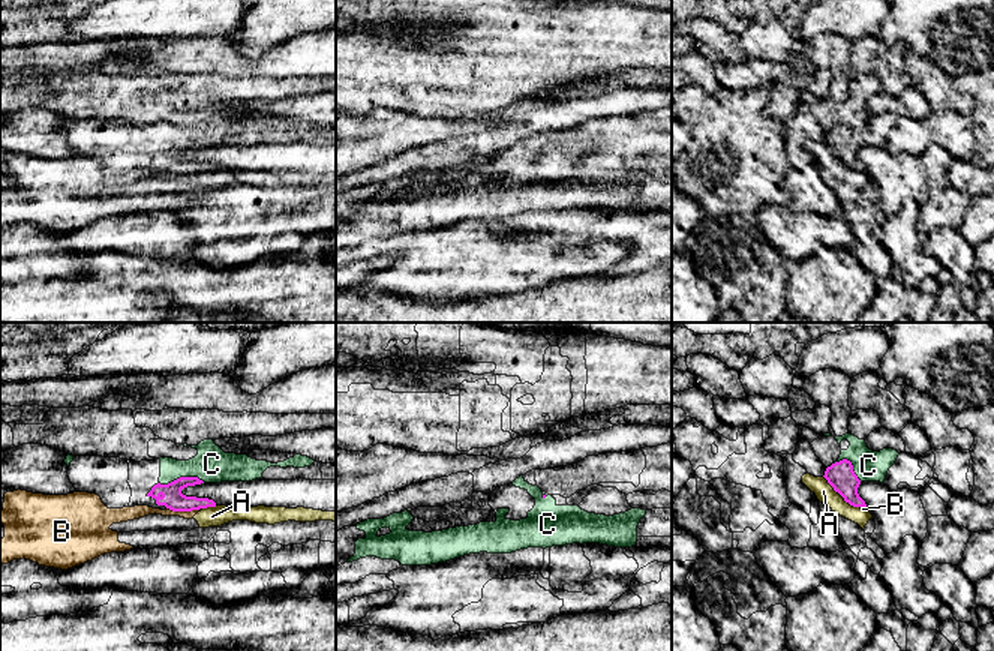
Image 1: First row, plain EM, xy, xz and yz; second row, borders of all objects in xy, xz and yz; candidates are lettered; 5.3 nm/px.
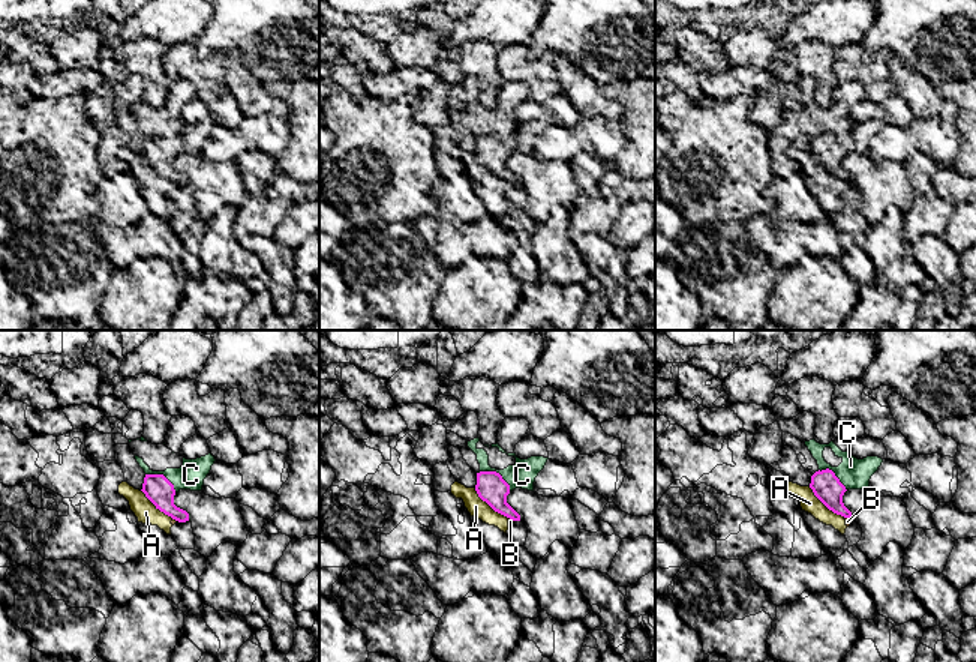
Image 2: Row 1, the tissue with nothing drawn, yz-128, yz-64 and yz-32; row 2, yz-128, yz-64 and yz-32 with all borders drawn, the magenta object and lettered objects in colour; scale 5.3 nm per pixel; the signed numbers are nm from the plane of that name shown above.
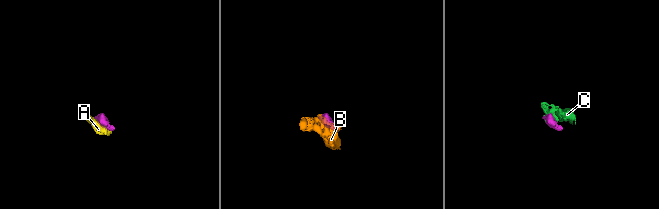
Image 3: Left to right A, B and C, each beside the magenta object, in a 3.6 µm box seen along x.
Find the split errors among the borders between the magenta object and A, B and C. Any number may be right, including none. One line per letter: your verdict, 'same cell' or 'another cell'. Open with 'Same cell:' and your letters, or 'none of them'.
Same cell: C
A: another cell
B: another cell
C: same cell

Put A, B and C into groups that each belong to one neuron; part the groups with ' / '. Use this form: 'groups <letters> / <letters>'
groups A B / C

